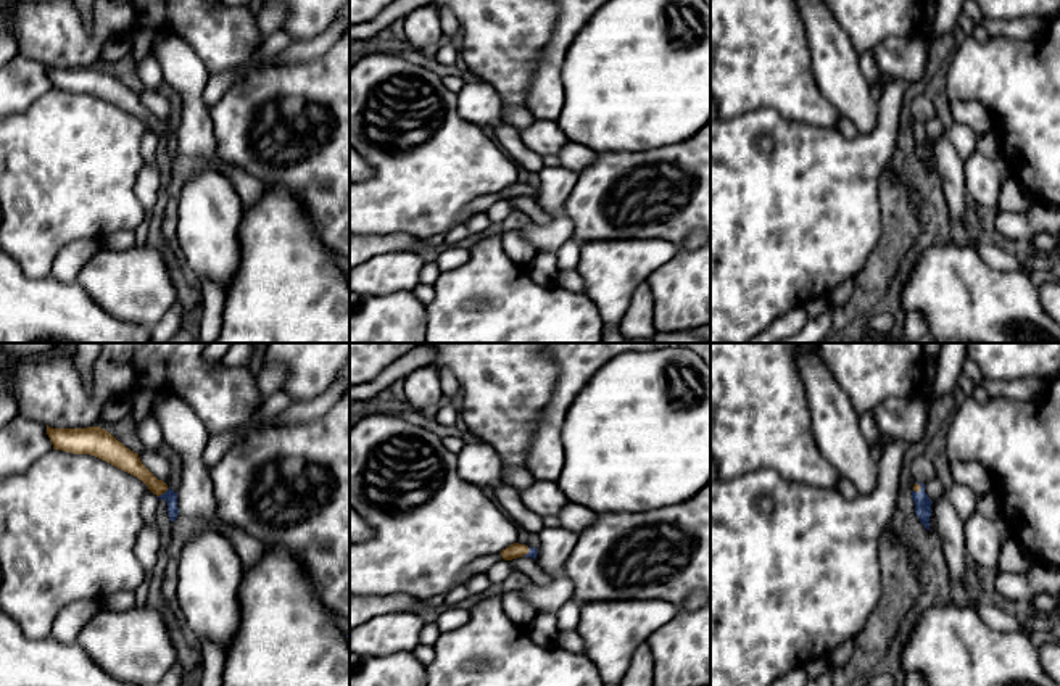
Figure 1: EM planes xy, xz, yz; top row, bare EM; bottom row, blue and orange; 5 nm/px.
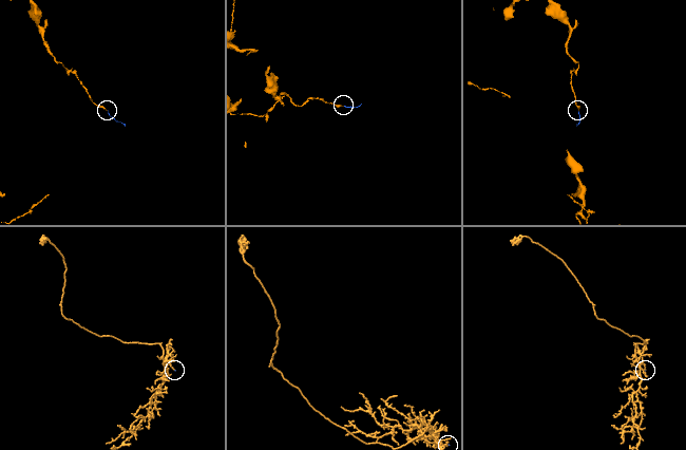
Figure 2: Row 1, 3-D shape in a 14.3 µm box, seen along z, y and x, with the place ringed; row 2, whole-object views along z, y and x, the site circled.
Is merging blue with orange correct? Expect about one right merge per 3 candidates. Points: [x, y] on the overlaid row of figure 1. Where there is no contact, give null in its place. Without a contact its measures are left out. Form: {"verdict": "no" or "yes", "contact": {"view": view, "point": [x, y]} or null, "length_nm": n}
{"verdict": "yes", "contact": {"view": "xy", "point": [163, 493]}, "length_nm": 70}

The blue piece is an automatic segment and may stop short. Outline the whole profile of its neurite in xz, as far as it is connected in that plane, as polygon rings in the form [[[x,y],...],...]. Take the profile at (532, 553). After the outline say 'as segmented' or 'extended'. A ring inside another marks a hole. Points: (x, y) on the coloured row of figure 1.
[[[514,543],[509,548],[501,551],[504,560],[512,560],[517,557],[533,557],[536,559],[538,549],[528,548],[525,544]]]; extended

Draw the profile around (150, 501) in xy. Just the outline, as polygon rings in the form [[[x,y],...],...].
[[[148,491],[143,496],[142,501],[142,515],[147,525],[153,525],[156,527],[156,509],[159,504],[159,498],[156,494],[153,494],[151,491]]]

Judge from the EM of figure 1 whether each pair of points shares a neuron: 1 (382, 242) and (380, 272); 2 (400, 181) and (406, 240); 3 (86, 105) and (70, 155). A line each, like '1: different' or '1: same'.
1: different
2: different
3: same

